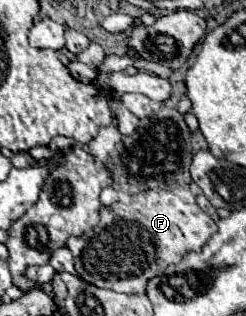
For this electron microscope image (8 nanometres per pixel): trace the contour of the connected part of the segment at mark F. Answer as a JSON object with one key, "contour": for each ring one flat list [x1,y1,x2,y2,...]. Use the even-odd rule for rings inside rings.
{"contour":[[144,191,132,195,126,203,118,201,108,209,104,207,100,217,102,219,94,227,93,234,72,236,72,239,67,240,68,249,72,251,76,259,76,271,84,281,116,293,146,293,148,279,160,275,166,265,176,263,176,257,180,259,188,251,200,251,200,247,204,247,204,243,216,233,216,223,196,203,188,205,172,191]]}

